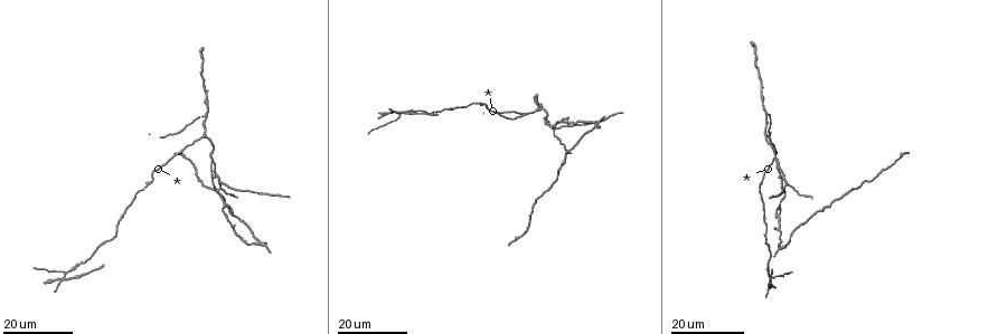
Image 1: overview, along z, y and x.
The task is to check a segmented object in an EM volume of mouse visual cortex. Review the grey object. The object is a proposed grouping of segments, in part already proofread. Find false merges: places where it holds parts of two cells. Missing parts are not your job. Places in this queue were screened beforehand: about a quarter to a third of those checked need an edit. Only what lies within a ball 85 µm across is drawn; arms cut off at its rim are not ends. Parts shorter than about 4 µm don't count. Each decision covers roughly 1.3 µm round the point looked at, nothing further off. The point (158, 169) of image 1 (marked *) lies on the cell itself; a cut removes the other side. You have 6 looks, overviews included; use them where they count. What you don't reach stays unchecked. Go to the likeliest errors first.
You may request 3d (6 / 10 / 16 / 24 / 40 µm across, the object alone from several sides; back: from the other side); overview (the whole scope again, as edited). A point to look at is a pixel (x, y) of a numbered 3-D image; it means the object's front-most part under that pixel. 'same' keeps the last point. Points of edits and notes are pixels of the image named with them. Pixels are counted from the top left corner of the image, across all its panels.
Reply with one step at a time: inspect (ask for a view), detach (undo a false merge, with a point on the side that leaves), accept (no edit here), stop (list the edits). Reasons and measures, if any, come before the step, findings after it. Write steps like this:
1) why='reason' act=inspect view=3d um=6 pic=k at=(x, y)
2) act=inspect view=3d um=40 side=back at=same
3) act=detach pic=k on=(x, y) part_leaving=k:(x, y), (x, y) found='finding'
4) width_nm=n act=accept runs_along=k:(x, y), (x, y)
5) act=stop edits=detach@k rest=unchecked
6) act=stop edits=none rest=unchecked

why='three-way junction' act=inspect view=3d um=24 pic=1 at=(556, 128)

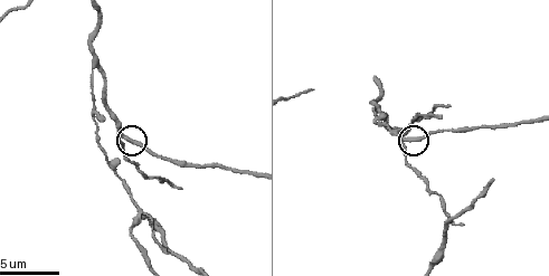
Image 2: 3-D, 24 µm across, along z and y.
why='zoom in' act=inspect view=3d um=10 pic=2 at=(406, 140)

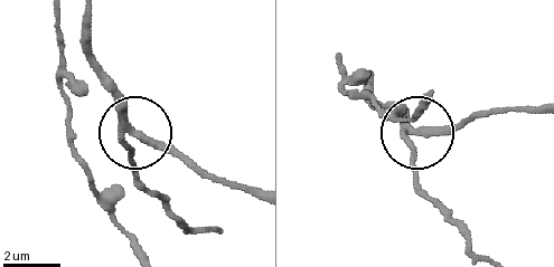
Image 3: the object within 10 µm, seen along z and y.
act=inspect view=3d um=6 pic=3 at=(421, 134)

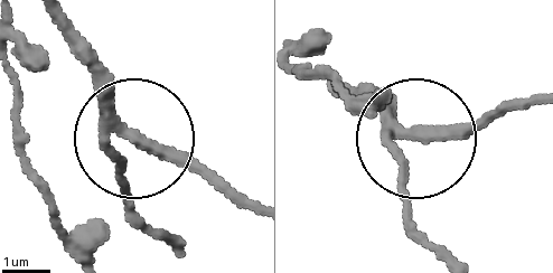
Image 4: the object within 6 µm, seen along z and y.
width_nm=250 act=accept found='continuous, no second cell'

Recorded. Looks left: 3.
why='four arms meet' act=inspect view=3d um=24 pic=1 at=(66, 278)

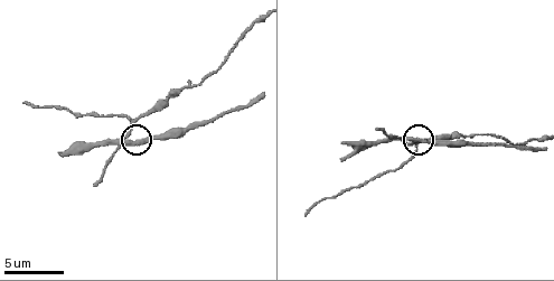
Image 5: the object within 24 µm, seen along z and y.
act=inspect view=3d um=6 pic=5 at=(411, 137)

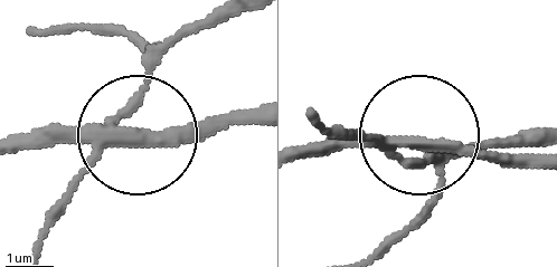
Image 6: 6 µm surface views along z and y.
arms=4 act=detach pic=6 on=(27, 141) part_leaving=6:(101, 132), (253, 120) found='two cells meet here'

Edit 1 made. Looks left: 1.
why='three-way junction' act=inspect view=3d um=10 pic=2 at=(96, 67)

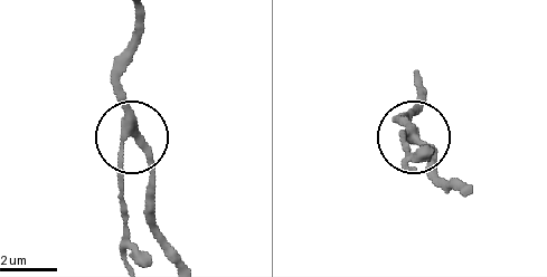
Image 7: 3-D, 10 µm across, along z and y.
width_nm=300 act=accept runs_along=7:(138, 16), (116, 95), (148, 160), (152, 193) found='one cell here'

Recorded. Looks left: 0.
act=stop edits=detach@6 rest=unchecked

